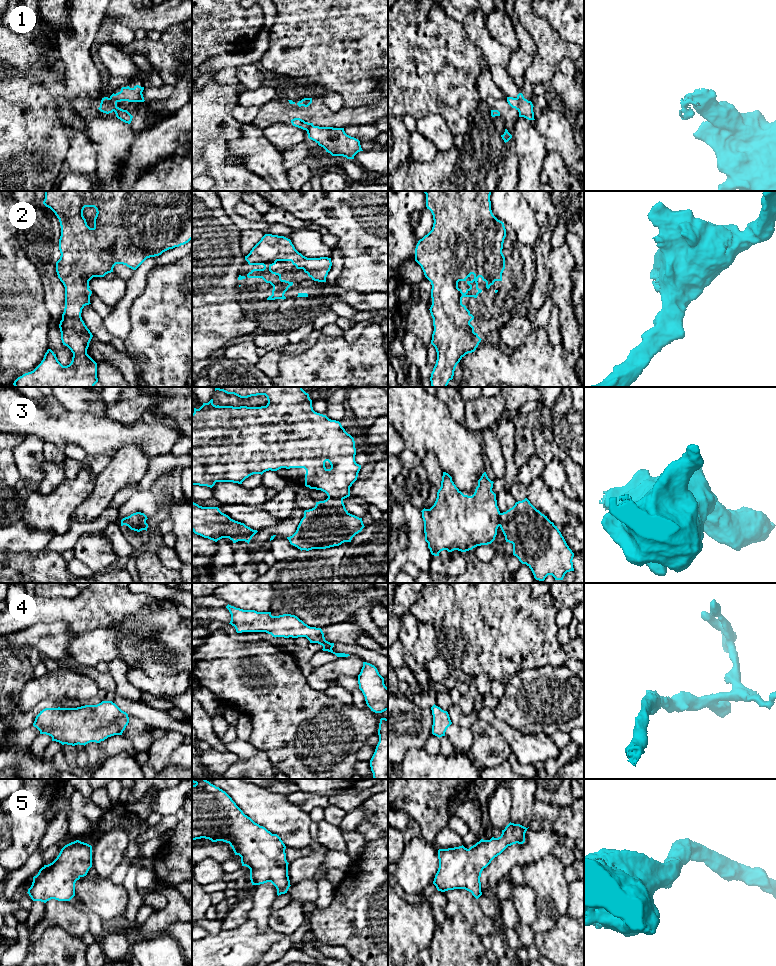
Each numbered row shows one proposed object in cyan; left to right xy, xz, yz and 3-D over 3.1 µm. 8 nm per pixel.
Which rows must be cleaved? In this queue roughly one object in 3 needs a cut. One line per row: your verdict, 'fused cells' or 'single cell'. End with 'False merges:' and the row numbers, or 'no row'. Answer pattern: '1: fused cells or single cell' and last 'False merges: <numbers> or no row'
1: fused cells
2: single cell
3: fused cells
4: single cell
5: single cell
False merges: 1, 3

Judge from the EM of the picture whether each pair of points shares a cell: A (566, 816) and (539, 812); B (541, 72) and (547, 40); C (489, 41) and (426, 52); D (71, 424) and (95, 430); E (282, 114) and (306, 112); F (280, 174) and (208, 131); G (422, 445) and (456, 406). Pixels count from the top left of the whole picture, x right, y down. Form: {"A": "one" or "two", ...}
{"A": "one", "B": "one", "C": "two", "D": "one", "E": "one", "F": "one", "G": "two"}

